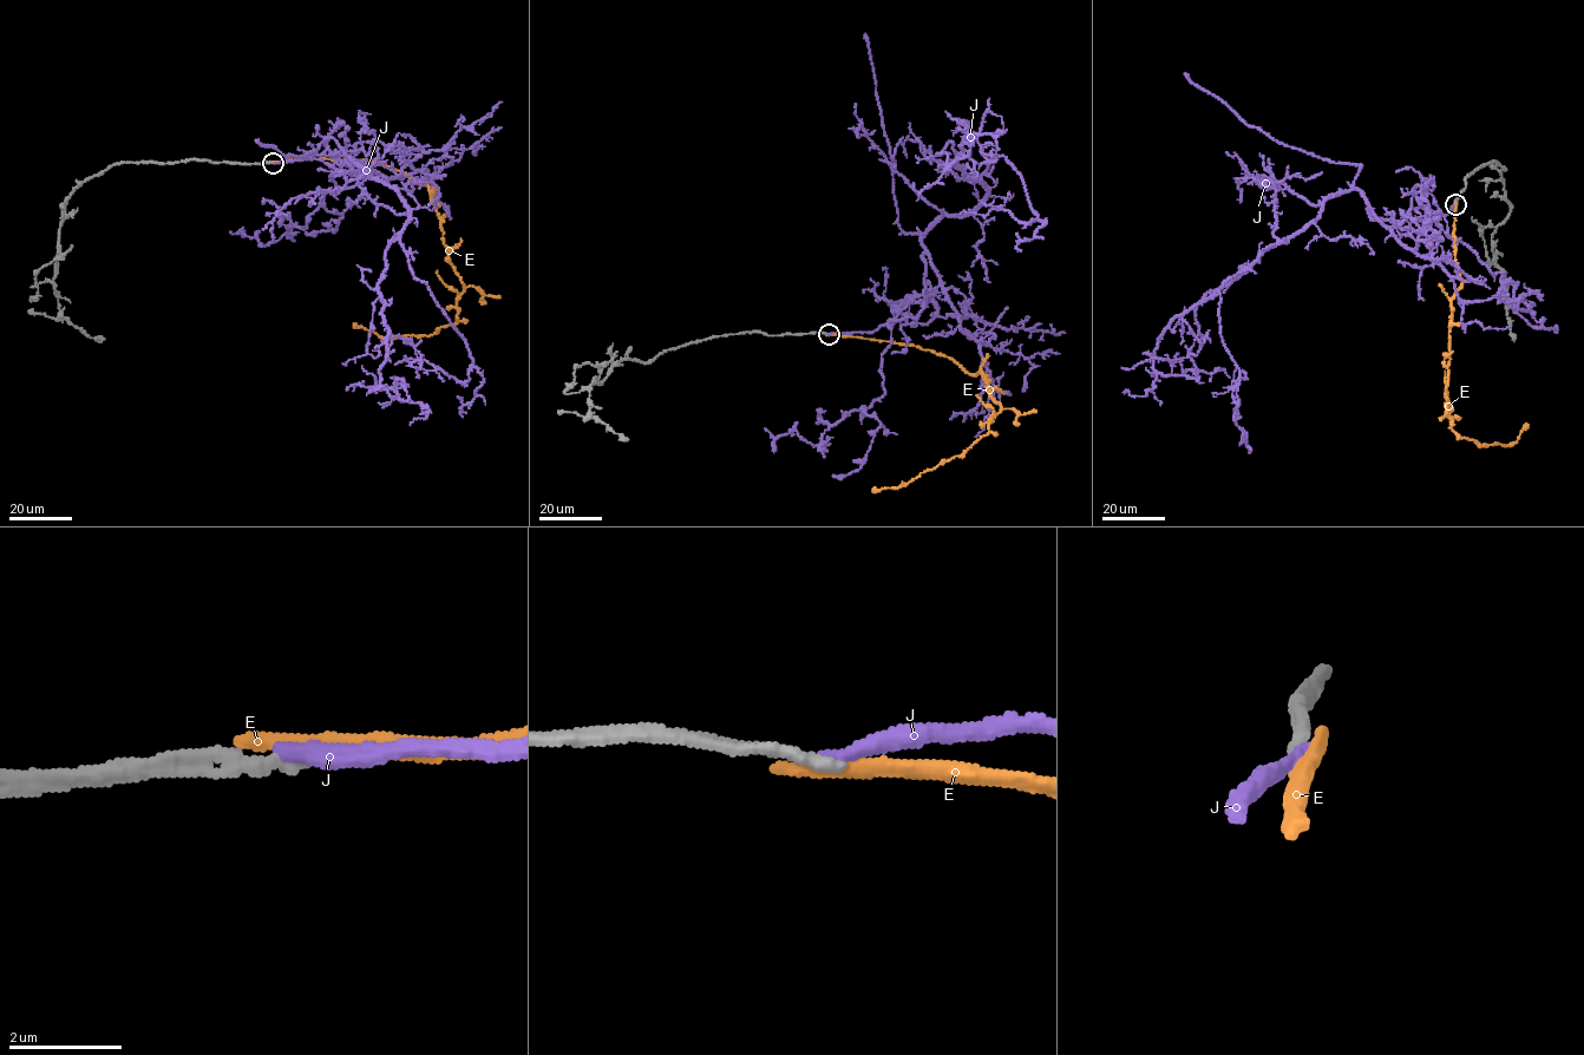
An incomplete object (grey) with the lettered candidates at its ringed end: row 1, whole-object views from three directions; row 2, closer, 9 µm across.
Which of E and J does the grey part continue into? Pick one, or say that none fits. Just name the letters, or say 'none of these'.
none of these

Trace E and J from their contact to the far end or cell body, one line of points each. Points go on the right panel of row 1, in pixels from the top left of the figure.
E: (1455, 203), (1452, 235), (1461, 282), (1450, 323), (1445, 390), (1451, 427), (1480, 446), (1504, 445), (1527, 424)
J: (1455, 204), (1422, 234), (1373, 218), (1357, 189), (1328, 197), (1158, 339), (1154, 371), (1215, 368)

